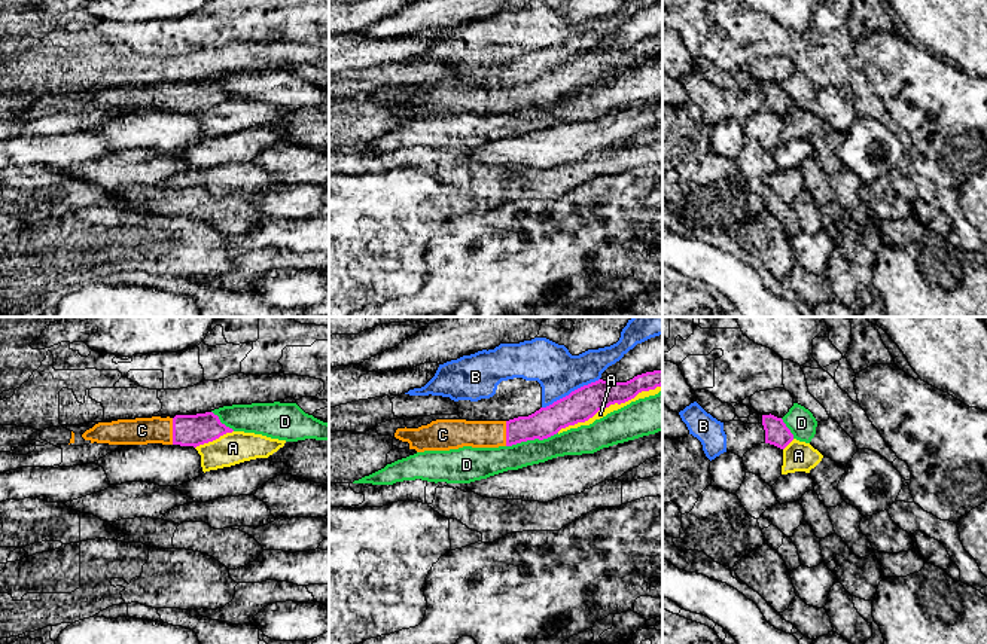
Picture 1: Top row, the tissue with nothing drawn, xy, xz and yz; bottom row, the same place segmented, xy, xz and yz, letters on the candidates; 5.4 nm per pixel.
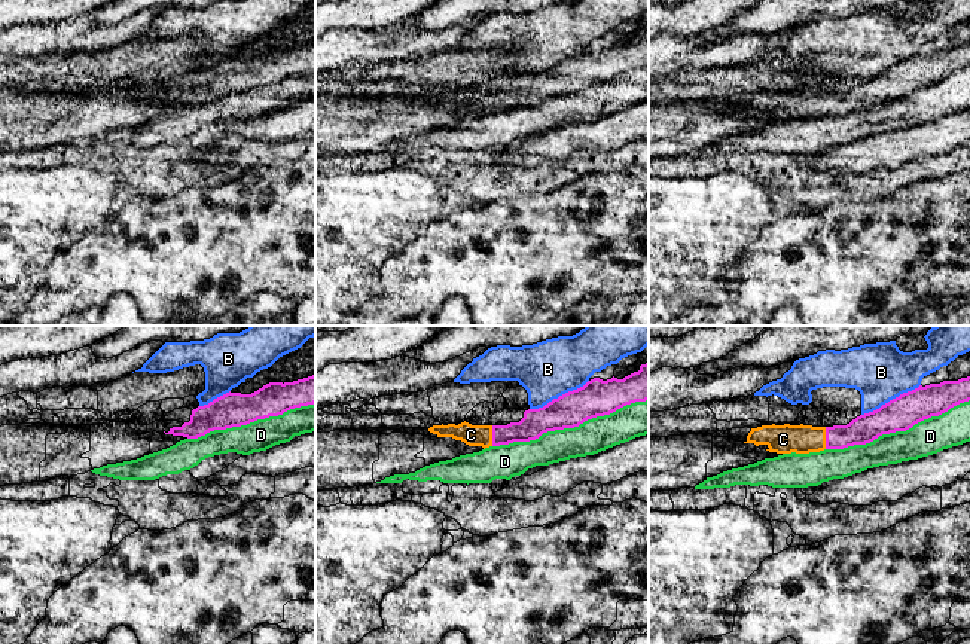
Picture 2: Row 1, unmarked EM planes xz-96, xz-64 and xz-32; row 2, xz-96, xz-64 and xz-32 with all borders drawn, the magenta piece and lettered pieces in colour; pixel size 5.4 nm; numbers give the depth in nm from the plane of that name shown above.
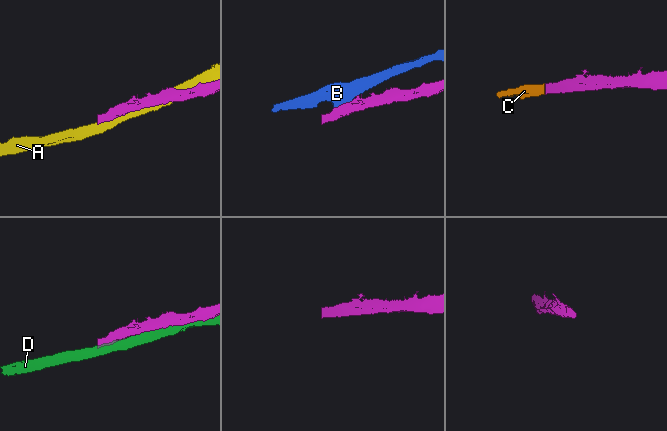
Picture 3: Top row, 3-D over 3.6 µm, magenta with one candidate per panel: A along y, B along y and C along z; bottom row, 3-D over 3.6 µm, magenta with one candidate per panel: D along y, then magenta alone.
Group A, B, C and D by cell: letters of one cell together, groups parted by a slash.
A / B / C / D

